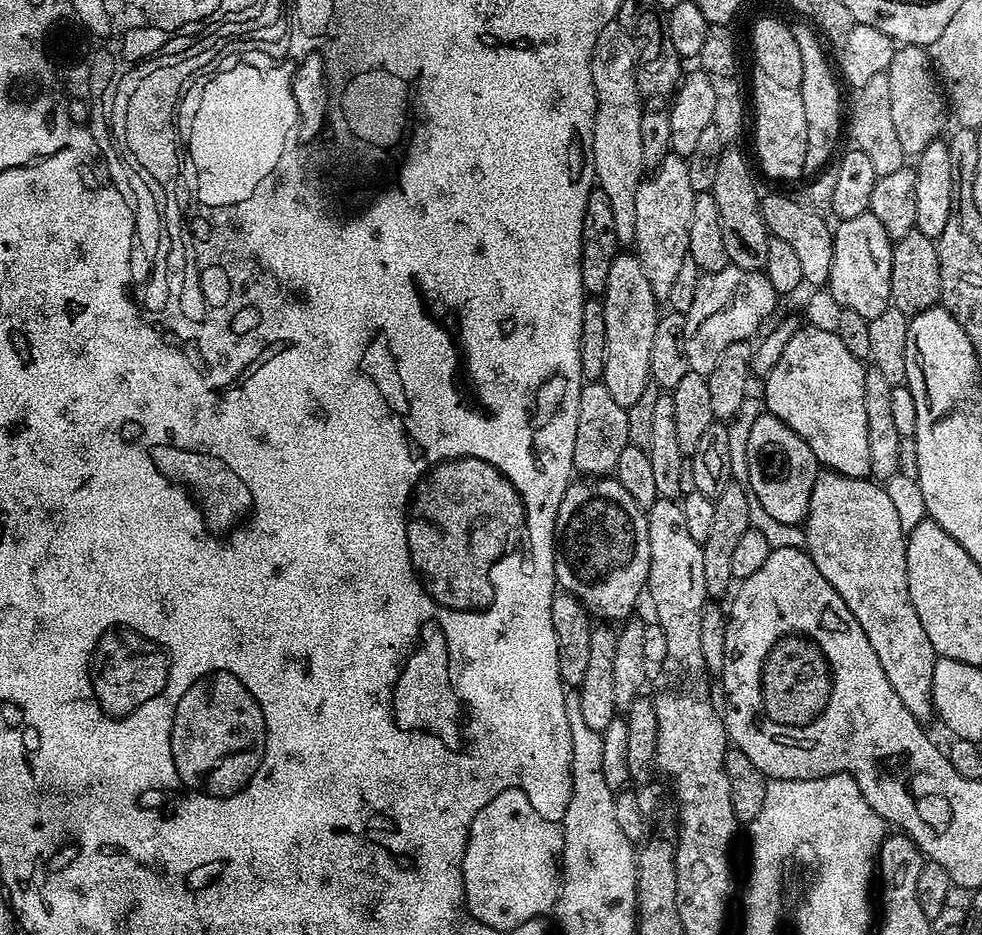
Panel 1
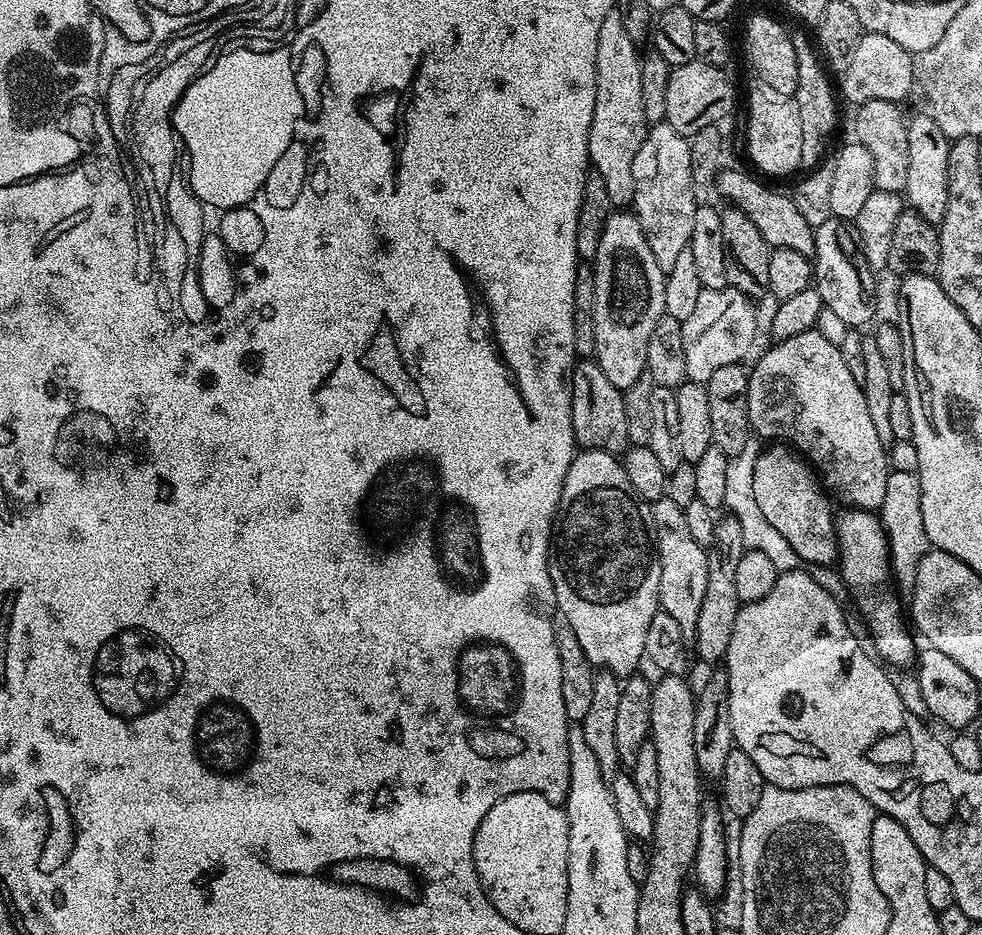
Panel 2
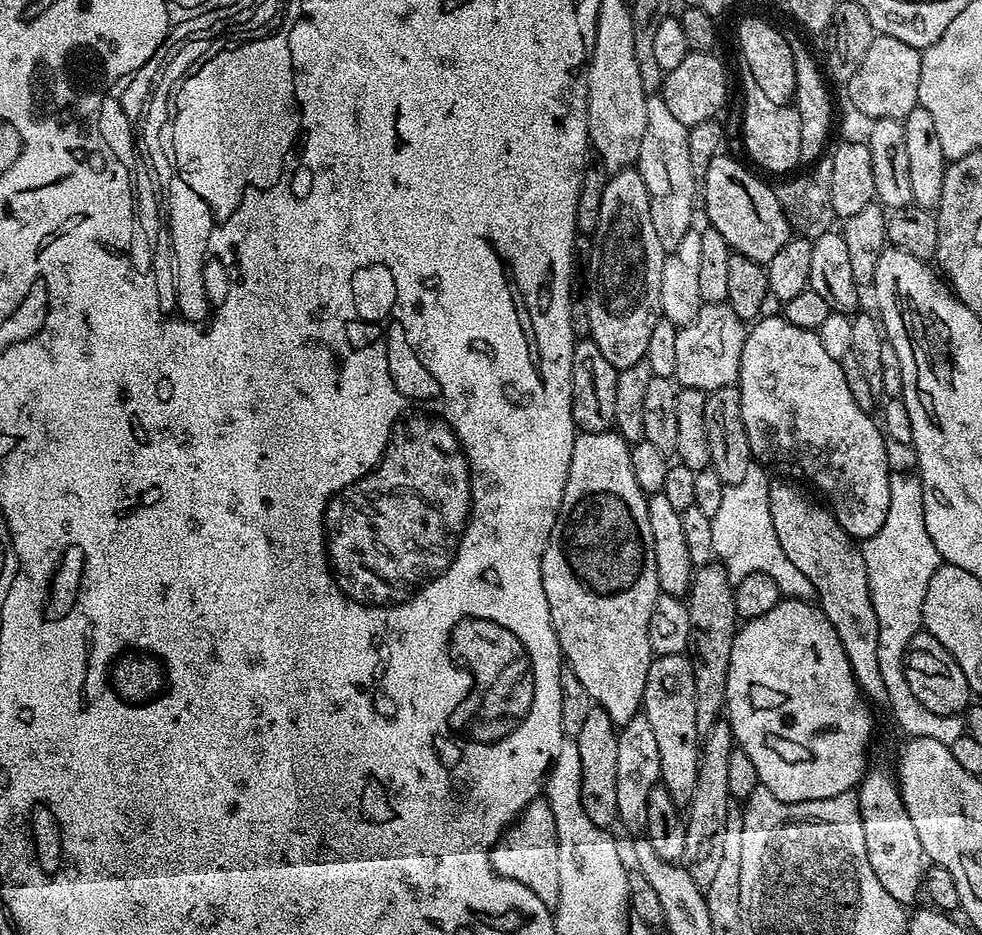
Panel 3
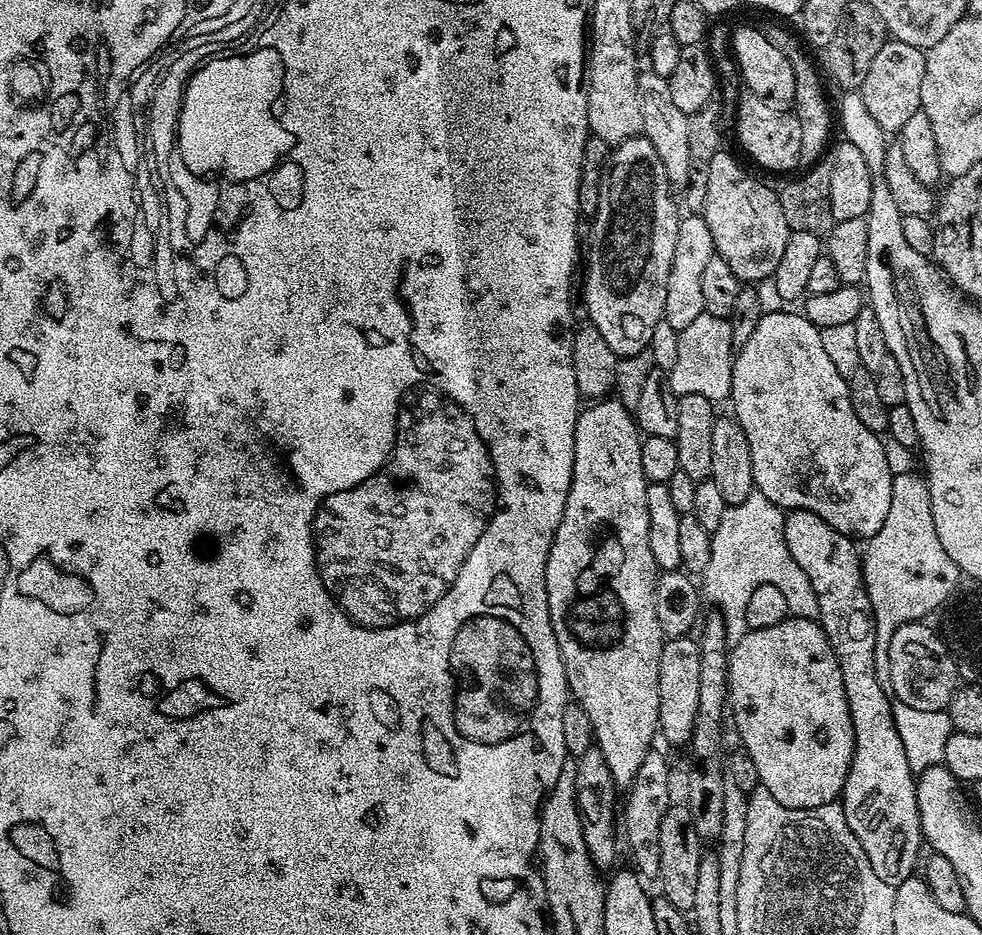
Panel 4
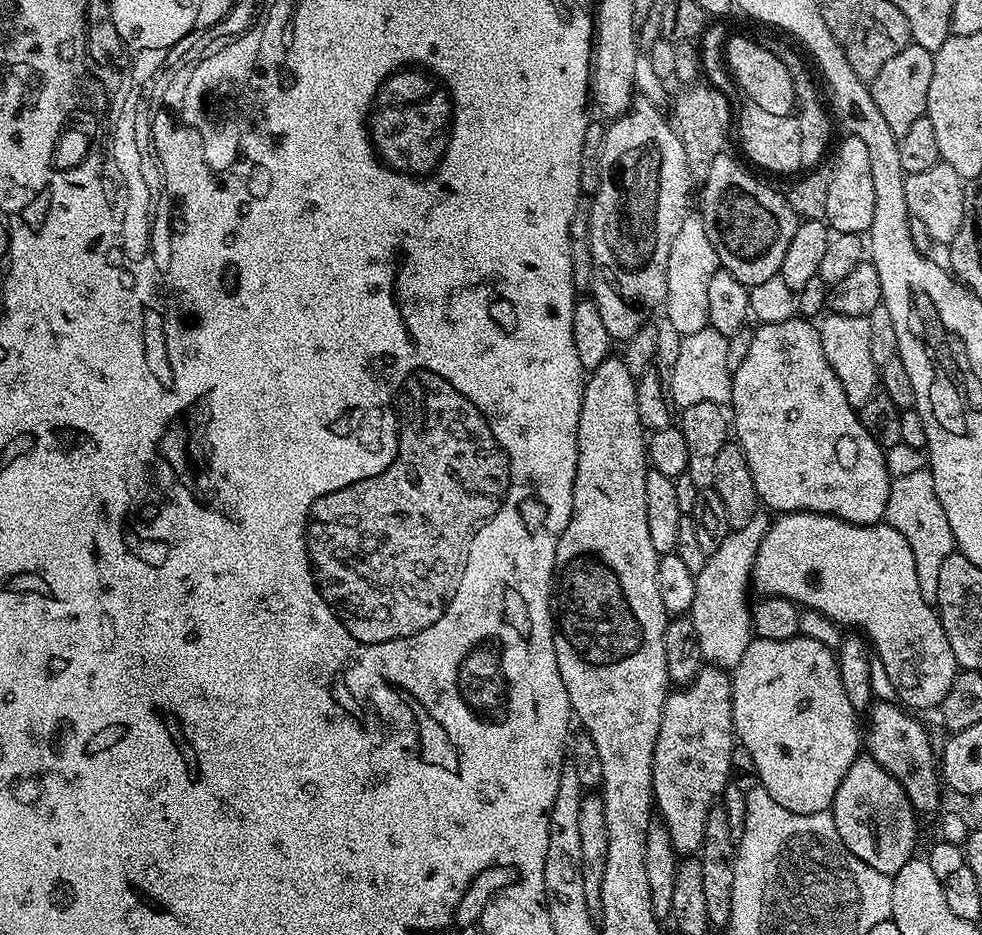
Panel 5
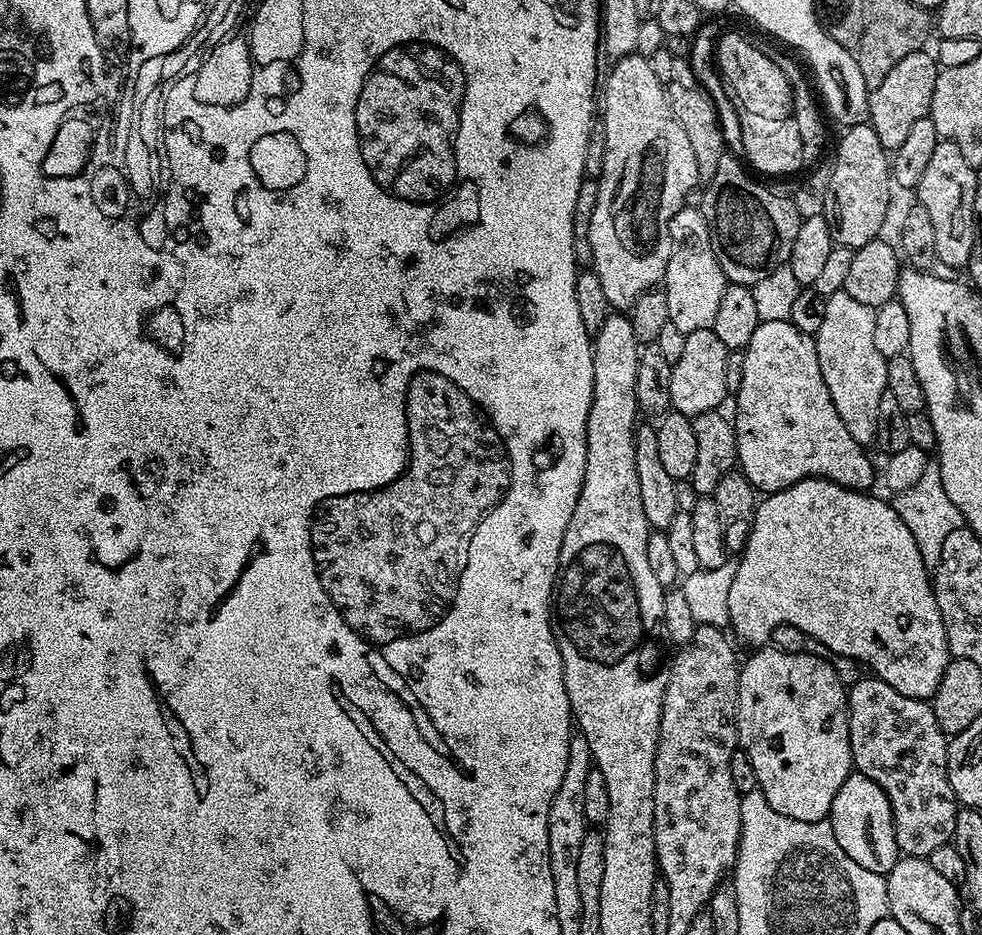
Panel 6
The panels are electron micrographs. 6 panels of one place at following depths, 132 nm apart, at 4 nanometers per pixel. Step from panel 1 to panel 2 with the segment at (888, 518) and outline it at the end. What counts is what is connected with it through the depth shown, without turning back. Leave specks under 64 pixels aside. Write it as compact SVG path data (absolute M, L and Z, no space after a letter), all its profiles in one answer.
M845 507L843 511L841 516L839 513L835 517L840 576L844 579L845 586L856 595L861 610L868 615L868 632L873 636L871 647L875 655L885 665L894 664L895 669L911 669L918 660L917 637L906 619L905 609L904 612L900 609L899 598L890 592L884 592L884 586L888 580L890 582L892 559L888 553L888 539L884 527L880 525L879 515L872 510L849 507Z

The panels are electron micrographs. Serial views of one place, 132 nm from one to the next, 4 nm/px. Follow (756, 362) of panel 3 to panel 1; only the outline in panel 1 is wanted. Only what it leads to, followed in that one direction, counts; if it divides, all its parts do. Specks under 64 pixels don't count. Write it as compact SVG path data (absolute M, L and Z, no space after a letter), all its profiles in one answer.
M802 326L786 342L786 350L782 350L782 358L778 358L774 370L763 377L763 407L767 415L782 418L794 434L798 434L814 450L816 461L827 471L837 472L850 478L868 478L870 470L870 441L866 438L866 398L864 397L865 365L850 350L846 350L842 338L830 330L818 330Z

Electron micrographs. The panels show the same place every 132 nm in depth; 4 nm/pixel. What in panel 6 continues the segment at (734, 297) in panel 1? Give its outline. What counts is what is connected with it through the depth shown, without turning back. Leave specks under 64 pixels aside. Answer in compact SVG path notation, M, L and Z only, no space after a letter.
M711 328L687 333L683 353L672 366L670 374L670 402L675 411L691 418L715 412L724 399L729 399L730 393L726 386L726 358L729 351L726 346L722 346L718 334L714 334Z

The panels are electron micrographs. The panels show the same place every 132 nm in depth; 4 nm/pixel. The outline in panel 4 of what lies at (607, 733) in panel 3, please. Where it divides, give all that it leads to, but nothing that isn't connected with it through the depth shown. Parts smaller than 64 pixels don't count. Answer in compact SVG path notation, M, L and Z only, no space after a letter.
M592 747L586 754L575 757L576 777L576 809L582 826L582 834L586 838L586 850L590 854L592 864L598 870L611 869L616 860L616 840L618 836L618 789L610 774L610 766L606 766L606 758L602 758L600 749Z

